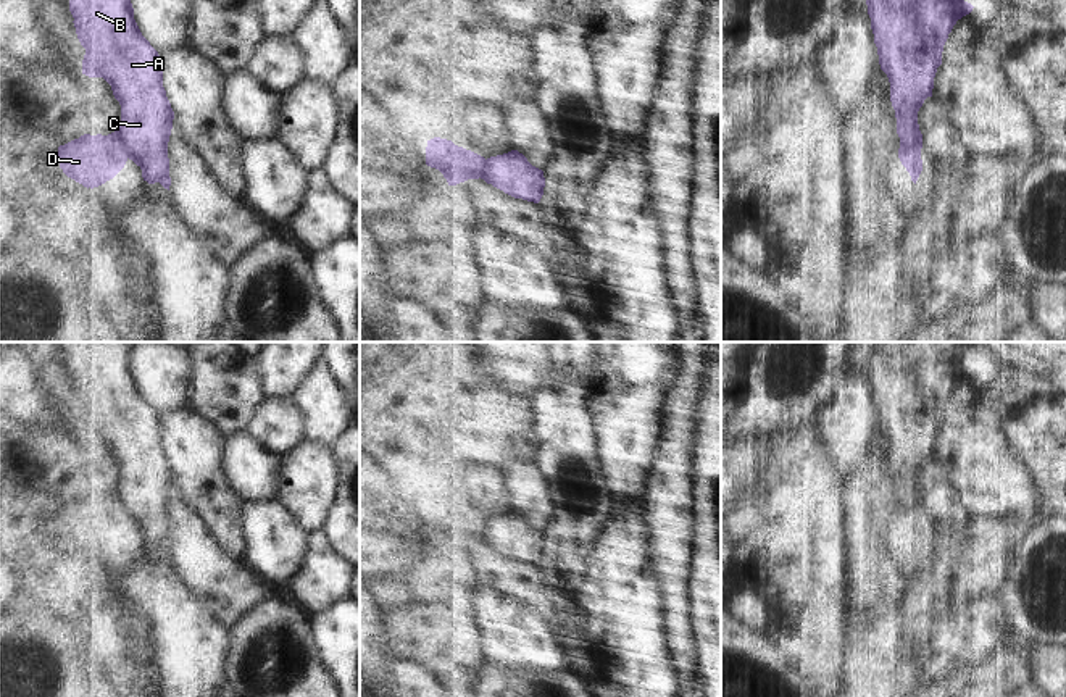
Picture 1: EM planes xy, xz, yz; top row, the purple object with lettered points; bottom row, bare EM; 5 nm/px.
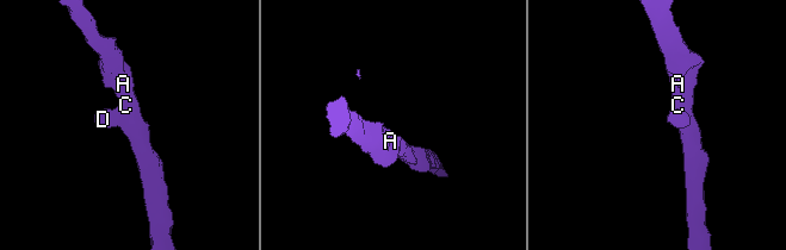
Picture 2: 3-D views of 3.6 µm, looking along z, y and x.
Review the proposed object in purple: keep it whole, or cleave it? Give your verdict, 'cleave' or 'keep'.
cleave

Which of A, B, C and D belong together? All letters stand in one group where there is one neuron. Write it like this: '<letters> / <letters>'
A B C / D

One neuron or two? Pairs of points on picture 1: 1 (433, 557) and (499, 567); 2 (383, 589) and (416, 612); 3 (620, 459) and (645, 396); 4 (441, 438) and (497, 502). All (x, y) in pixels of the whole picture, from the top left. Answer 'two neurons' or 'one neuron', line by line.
1: one neuron
2: two neurons
3: one neuron
4: two neurons

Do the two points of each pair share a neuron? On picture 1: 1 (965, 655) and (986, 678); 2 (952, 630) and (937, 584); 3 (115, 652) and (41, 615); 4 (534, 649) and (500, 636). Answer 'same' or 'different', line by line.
1: different
2: different
3: different
4: same

